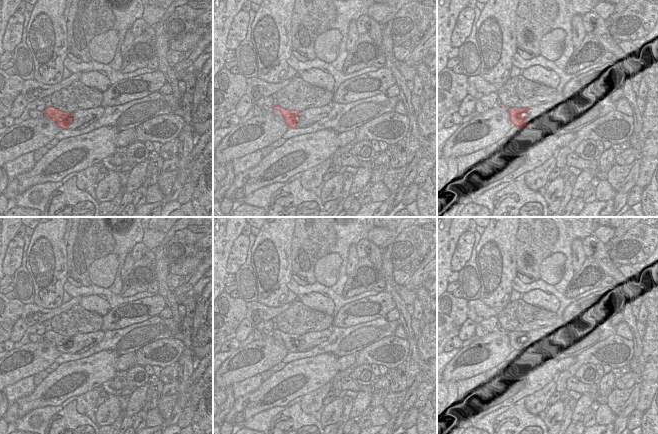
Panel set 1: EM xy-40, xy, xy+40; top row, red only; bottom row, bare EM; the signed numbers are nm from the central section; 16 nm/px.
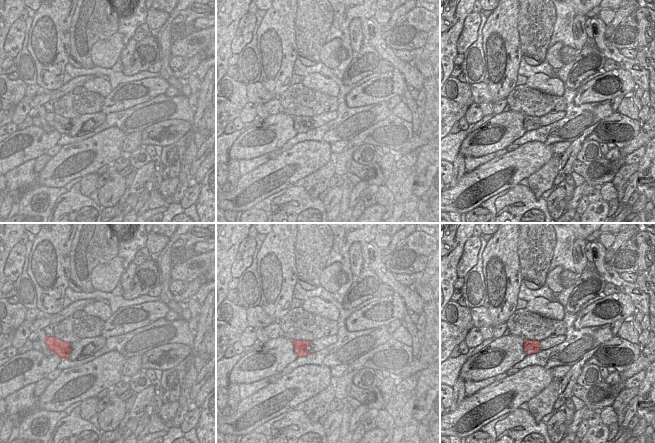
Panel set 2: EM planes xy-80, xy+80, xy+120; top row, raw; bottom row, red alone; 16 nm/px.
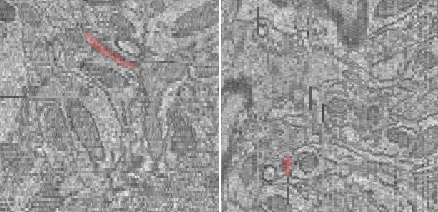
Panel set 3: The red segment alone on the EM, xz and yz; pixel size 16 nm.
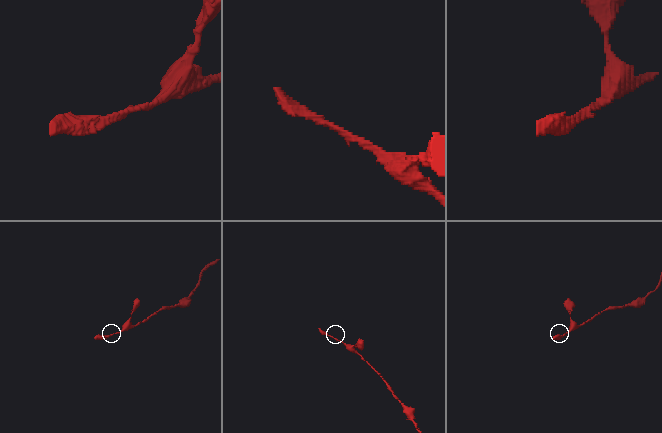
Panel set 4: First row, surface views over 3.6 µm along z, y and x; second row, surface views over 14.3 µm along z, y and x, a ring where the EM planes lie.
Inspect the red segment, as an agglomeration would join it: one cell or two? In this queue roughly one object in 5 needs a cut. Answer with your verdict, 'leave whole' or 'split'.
leave whole

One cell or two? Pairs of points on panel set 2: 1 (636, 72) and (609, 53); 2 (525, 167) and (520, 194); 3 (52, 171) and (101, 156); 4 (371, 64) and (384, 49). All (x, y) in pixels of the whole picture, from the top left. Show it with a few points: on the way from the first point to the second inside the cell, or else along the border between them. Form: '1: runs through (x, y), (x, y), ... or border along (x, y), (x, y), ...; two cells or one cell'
1: runs through (629, 65), (616, 55); one cell
2: border along (518, 183), (509, 189); two cells
3: runs through (64, 159), (73, 153), (90, 148); one cell
4: border along (368, 41), (382, 59); two cells

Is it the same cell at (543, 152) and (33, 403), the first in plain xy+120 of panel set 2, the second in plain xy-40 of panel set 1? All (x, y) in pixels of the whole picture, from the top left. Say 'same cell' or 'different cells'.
same cell

